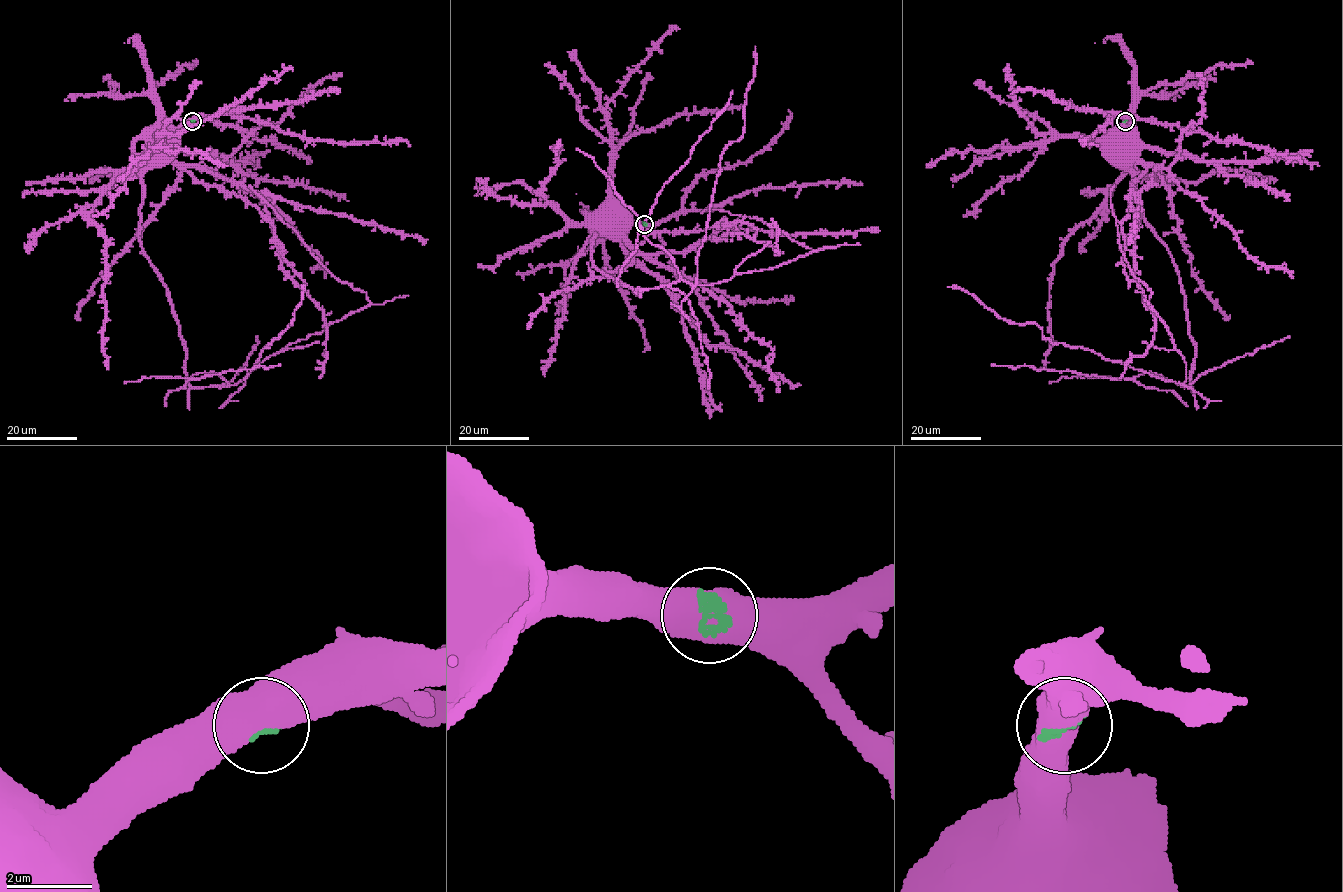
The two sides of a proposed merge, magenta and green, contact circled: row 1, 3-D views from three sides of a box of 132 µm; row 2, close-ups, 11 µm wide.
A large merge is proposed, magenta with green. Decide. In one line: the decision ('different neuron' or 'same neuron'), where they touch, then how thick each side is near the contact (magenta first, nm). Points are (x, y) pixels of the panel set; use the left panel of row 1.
same neuron; place (192, 121); calibres 800 and 180 nm

